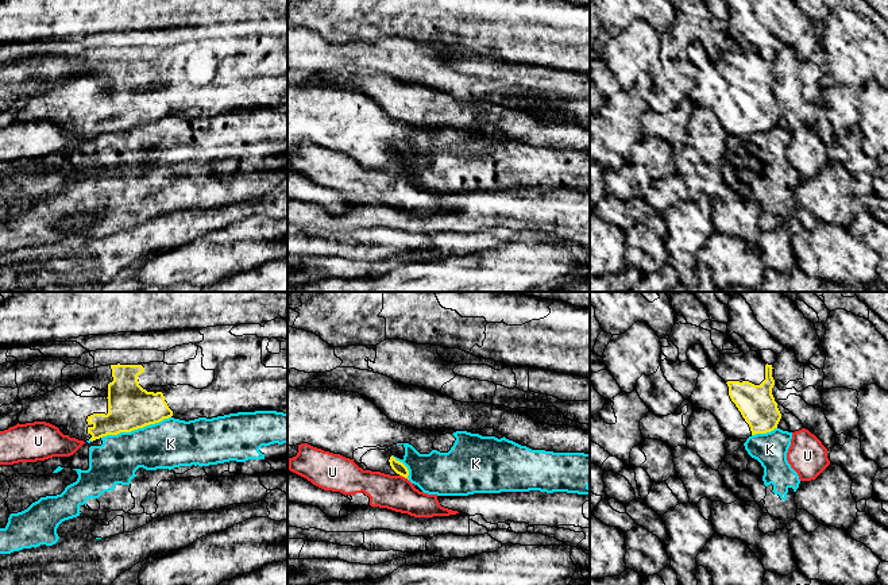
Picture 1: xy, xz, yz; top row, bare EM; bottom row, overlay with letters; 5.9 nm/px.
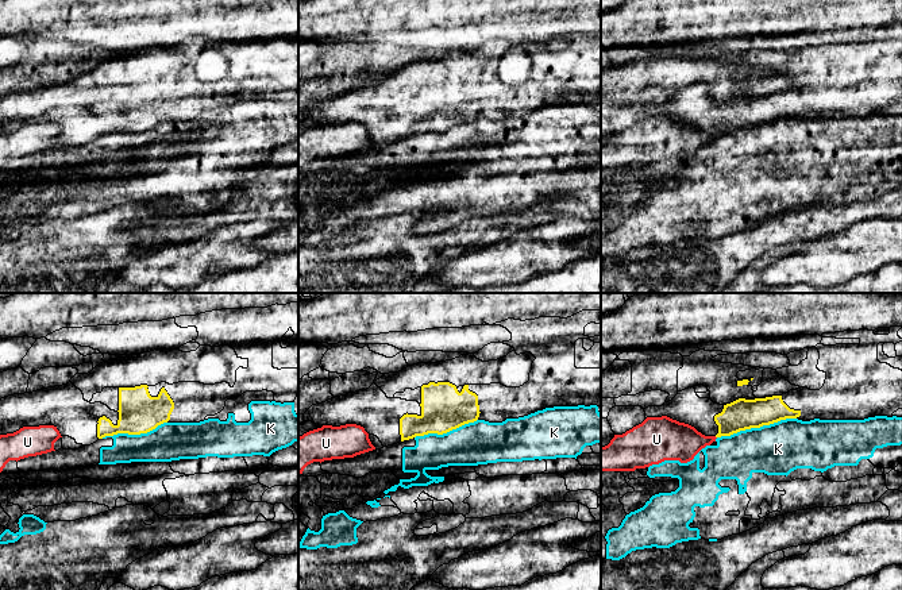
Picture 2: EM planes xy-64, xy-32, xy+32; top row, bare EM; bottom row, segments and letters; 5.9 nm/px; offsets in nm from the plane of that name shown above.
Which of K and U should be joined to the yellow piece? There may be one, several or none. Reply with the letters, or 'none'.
none

